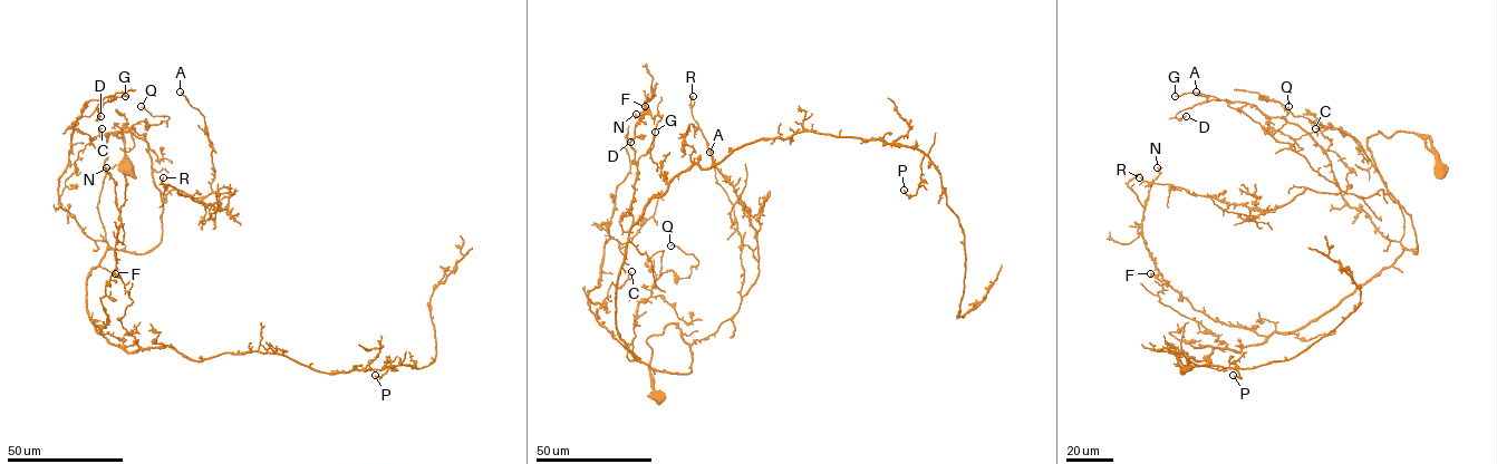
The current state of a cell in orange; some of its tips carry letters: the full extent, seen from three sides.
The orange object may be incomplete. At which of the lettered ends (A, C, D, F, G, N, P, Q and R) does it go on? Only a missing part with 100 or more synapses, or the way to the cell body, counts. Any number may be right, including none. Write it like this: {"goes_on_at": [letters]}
{"goes_on_at": []}

